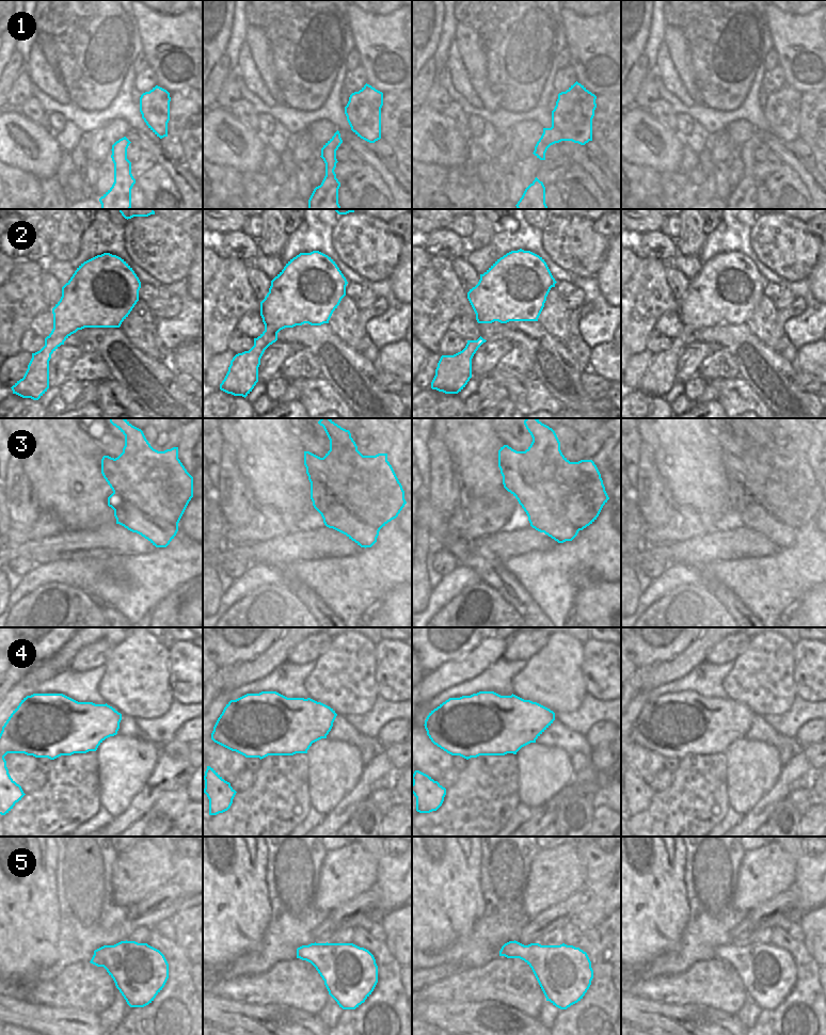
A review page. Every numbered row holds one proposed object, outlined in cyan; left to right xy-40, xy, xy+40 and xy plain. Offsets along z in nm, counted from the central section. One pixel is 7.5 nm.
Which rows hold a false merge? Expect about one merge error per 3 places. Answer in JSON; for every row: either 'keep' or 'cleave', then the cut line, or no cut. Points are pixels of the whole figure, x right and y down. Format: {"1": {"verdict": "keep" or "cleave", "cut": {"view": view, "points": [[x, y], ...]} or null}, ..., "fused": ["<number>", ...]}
{"1": {"verdict": "keep", "cut": null}, "2": {"verdict": "keep", "cut": null}, "3": {"verdict": "cleave", "cut": {"view": "xy", "points": [[322, 458], [339, 489], [342, 497], [337, 502], [380, 528]]}}, "4": {"verdict": "keep", "cut": null}, "5": {"verdict": "keep", "cut": null}, "fused": ["3"]}

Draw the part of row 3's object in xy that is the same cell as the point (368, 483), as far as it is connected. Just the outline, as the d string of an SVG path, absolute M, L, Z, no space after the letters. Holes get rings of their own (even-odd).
M321 418L318 424L323 427L330 440L330 450L323 461L338 484L343 498L338 498L333 492L329 494L335 497L341 507L352 507L360 520L381 529L396 519L407 504L402 485L387 461L387 453L363 456L349 430L341 428L331 418Z

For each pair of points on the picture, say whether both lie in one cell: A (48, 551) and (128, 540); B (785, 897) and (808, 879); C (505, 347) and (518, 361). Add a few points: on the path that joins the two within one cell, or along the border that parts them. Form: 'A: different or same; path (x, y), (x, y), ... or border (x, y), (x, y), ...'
A: same; path (68, 545), (96, 544), (108, 541)
B: different; border (794, 885), (797, 889), (796, 906)
C: different; border (513, 346), (494, 367)

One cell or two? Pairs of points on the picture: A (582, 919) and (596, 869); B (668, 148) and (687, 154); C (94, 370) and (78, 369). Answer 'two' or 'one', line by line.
A: one
B: two
C: one

